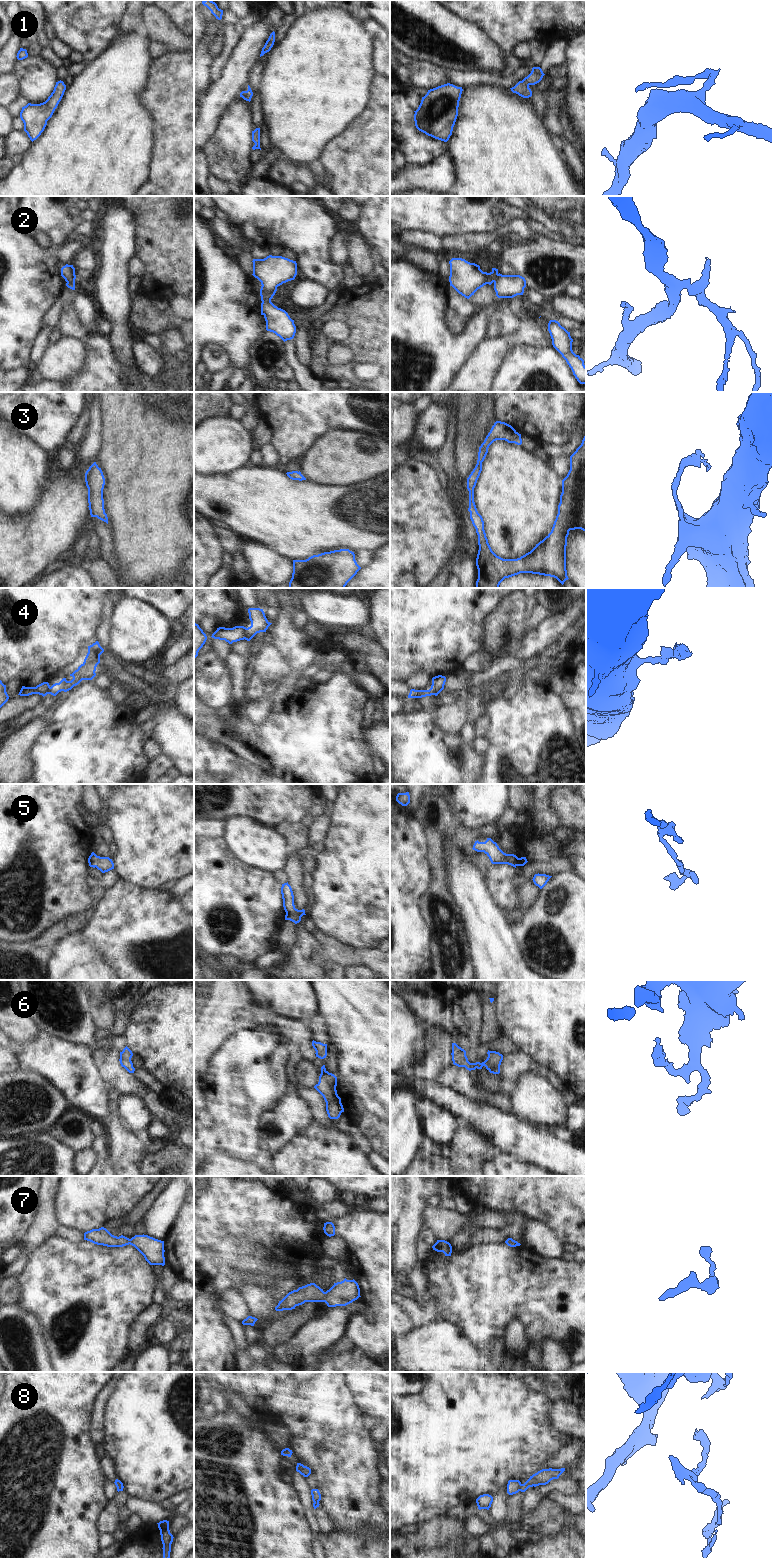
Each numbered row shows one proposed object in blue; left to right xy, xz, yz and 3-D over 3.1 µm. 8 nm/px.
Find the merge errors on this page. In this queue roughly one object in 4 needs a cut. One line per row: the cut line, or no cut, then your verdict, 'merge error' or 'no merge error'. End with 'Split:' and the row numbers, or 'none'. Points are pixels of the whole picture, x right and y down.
1: cut none; no merge error
2: cut xz (270, 300), (262, 302); merge error
3: cut none; no merge error
4: cut xz (247, 628), (244, 638); merge error
5: cut none; no merge error
6: cut none; no merge error
7: cut none; no merge error
8: cut yz (521, 1484), (519, 1490); merge error
Split: 2, 4, 8

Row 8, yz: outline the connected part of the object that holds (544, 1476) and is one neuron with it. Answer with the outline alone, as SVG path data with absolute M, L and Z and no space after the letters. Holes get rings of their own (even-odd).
M565 1468L561 1469L542 1469L537 1473L530 1476L530 1478L521 1484L520 1491L525 1492L529 1487L536 1487L539 1485L546 1485L553 1479L558 1479L559 1476L565 1471Z

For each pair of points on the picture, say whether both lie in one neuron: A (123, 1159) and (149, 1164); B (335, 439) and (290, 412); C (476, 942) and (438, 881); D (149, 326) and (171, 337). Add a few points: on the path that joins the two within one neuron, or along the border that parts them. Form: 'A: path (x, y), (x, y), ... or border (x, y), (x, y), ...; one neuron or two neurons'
A: border (146, 1151), (138, 1165); two neurons
B: border (348, 429), (329, 430), (323, 433), (308, 449); two neurons
C: border (455, 900), (459, 906), (467, 933), (467, 945); two neurons
D: border (172, 324), (163, 331); two neurons

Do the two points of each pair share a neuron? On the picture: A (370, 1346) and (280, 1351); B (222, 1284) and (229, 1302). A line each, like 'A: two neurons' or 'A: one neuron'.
A: two neurons
B: two neurons

